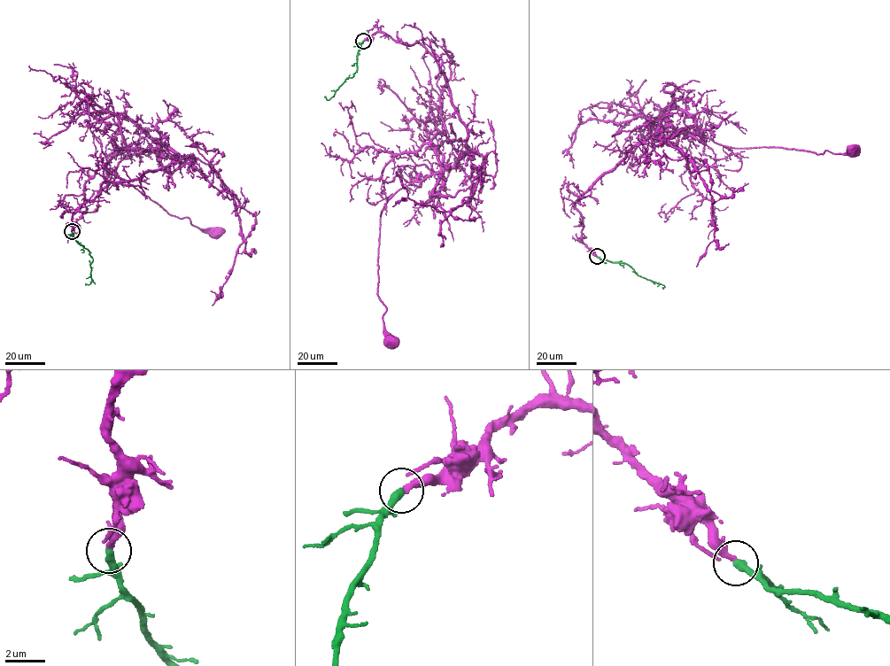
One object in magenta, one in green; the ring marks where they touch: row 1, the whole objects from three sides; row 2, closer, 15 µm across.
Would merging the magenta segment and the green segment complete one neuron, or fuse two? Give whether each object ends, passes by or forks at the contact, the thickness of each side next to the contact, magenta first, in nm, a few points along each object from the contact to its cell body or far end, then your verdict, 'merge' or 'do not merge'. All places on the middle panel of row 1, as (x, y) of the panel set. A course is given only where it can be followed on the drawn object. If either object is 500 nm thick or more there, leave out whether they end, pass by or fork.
magenta passes by | green ends | 240/400 nm | magenta via (363, 41), (383, 33), (422, 45), (468, 135), (452, 166), (401, 188), (382, 212), (377, 291), (390, 343) | green via (363, 41), (352, 76), (345, 80), (330, 98), (328, 100), (326, 96) | merge

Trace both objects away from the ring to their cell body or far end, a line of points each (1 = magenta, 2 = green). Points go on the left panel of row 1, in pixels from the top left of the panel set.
1: (72, 231), (73, 215), (106, 181), (178, 159), (161, 145), (123, 157), (115, 174), (216, 232)
2: (72, 231), (93, 259), (92, 281), (85, 283)

